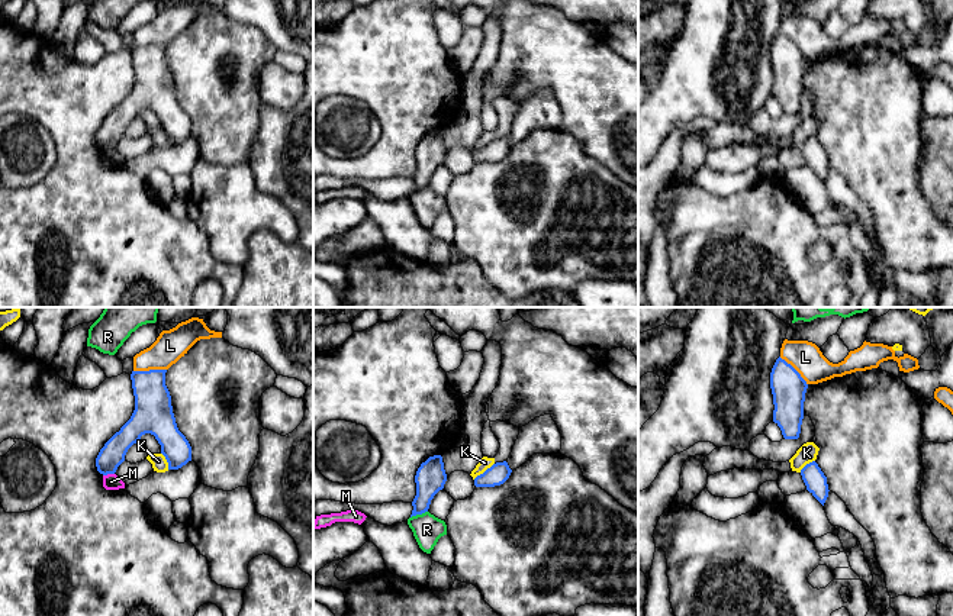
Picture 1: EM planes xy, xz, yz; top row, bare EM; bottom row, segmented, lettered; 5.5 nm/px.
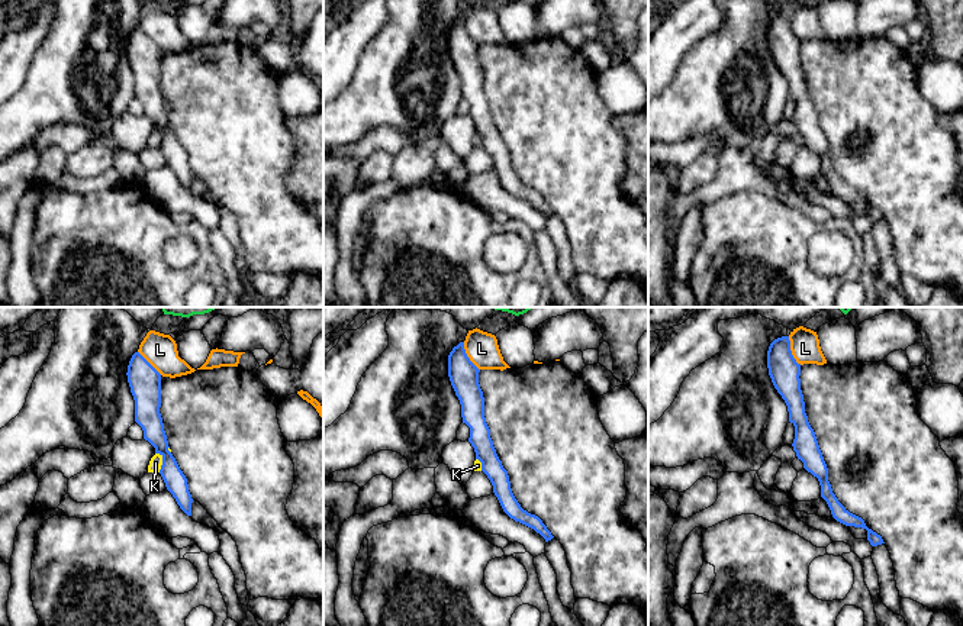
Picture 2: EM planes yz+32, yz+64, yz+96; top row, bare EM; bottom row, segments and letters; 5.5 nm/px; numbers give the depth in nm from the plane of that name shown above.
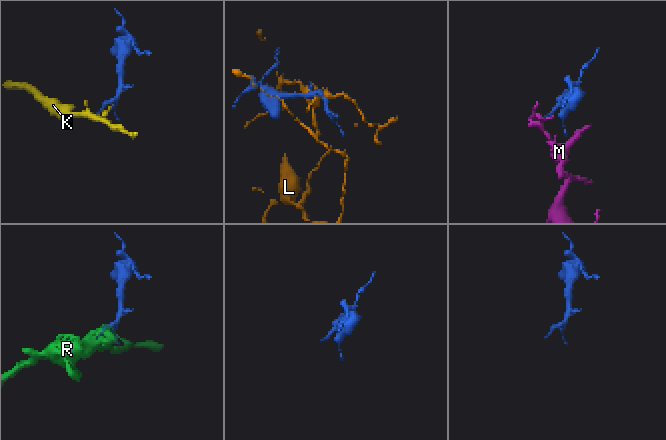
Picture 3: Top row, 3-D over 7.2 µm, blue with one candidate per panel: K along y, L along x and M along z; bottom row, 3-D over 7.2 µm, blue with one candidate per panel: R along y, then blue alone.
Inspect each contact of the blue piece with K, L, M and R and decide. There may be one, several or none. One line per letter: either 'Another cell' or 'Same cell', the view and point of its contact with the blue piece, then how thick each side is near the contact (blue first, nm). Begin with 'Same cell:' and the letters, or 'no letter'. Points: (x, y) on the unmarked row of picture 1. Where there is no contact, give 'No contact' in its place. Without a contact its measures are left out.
Same cell: no letter
K: Another cell. Touches blue at xz (485, 147). Thickness 110 nm (blue) against 70 nm
L: Another cell. Touches blue at xy (150, 45). Thickness 220 nm (blue) against 170 nm
M: Another cell. Touches blue at xy (108, 148). Thickness 140 nm (blue) against 90 nm
R: Another cell. Touches blue at xz (418, 189). Thickness 170 nm (blue) against 160 nm

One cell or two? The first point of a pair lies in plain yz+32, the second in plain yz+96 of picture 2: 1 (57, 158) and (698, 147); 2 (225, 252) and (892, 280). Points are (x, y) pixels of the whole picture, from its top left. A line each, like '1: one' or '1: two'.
1: two
2: two

